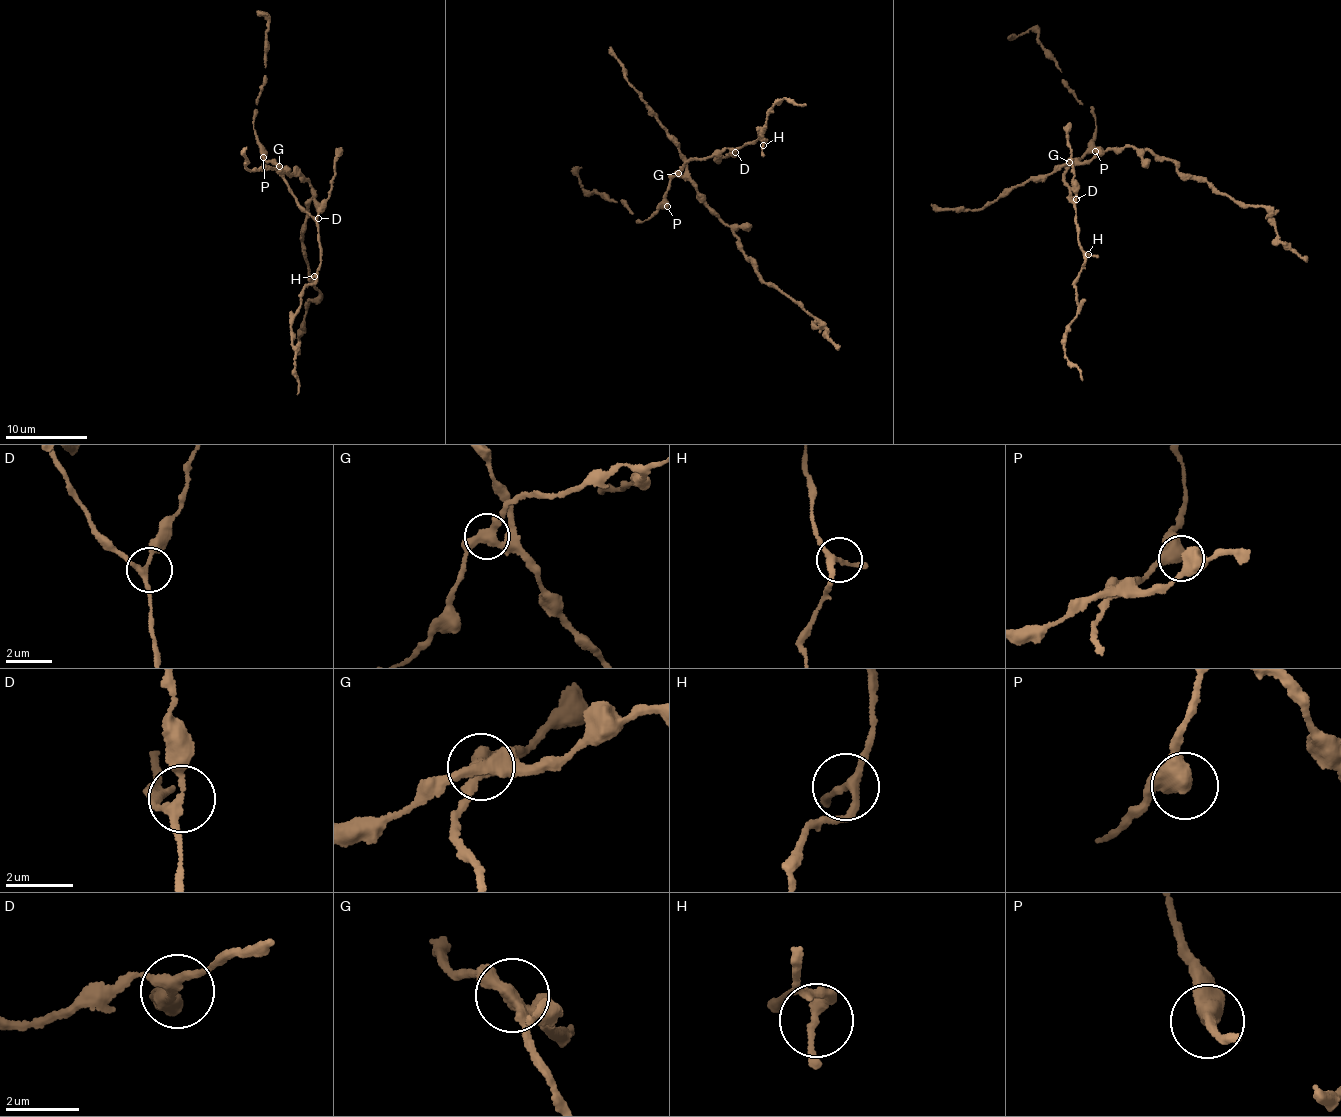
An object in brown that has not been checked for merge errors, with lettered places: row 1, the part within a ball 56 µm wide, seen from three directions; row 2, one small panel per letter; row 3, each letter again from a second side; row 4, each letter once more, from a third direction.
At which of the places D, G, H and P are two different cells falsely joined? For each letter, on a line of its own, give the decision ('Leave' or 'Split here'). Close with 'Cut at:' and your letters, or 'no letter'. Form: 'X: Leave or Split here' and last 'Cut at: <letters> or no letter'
D: Leave
G: Split here
H: Leave
P: Leave
Cut at: G

